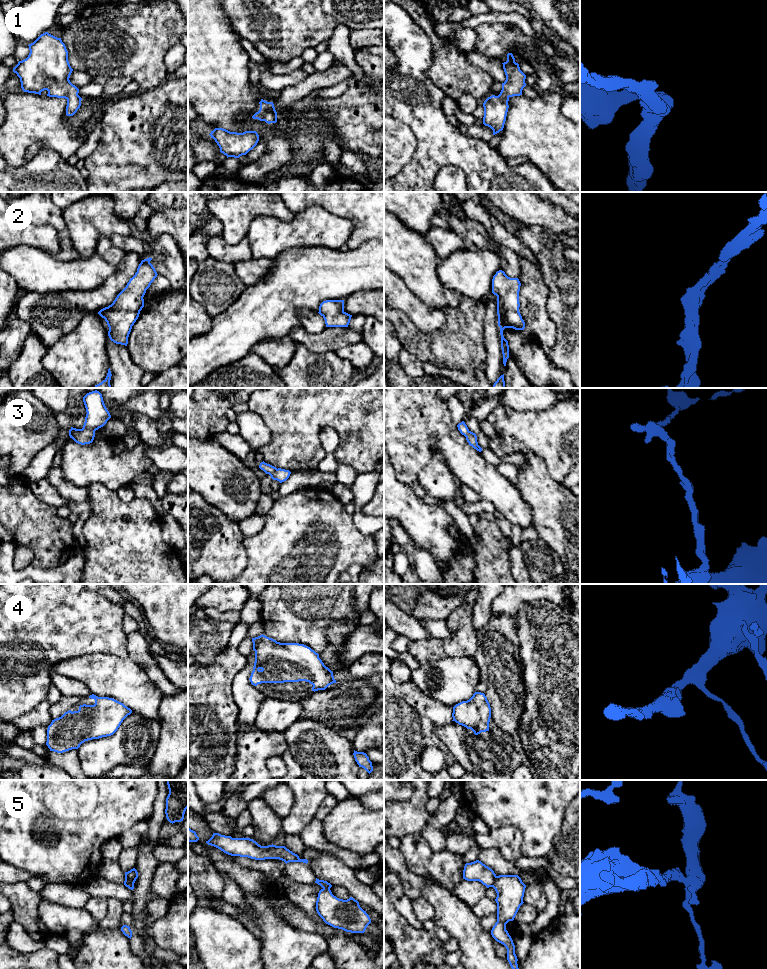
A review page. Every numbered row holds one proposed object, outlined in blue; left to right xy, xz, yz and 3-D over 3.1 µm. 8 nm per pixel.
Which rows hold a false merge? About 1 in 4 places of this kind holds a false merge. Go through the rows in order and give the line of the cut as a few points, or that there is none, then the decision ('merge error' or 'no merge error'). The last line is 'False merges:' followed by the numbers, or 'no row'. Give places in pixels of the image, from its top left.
1: no cut | no merge error
2: no cut | no merge error
3: xy (83, 427), (88, 427), (94, 431) | merge error
4: no cut | no merge error
5: yz (496, 876), (491, 886) | merge error
False merges: 3, 5

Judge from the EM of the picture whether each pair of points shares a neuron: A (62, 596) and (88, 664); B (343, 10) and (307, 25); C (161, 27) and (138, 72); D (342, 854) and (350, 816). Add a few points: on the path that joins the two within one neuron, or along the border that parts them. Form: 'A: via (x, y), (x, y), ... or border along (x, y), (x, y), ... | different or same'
A: border along (108, 653), (77, 655), (62, 661) | different
B: border along (323, 10), (338, 22) | different
C: via (150, 38), (139, 49), (139, 61) | same
D: border along (323, 835), (329, 842), (363, 856) | different

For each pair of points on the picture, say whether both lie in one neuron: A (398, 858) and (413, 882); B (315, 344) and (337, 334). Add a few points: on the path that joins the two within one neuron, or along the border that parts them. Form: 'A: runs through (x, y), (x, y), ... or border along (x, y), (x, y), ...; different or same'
A: runs through (398, 864), (407, 876); same
B: runs through (320, 343), (332, 338); same

